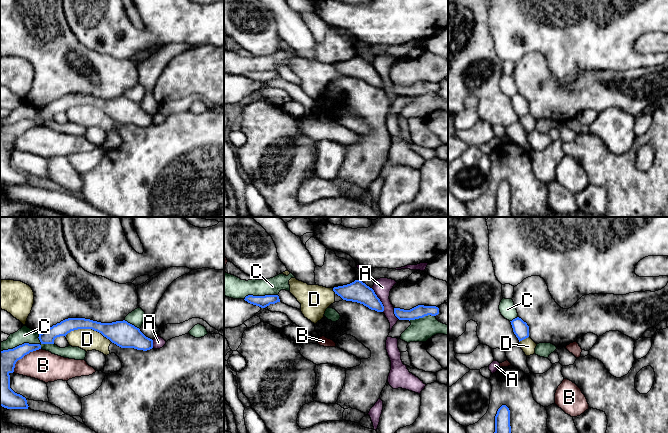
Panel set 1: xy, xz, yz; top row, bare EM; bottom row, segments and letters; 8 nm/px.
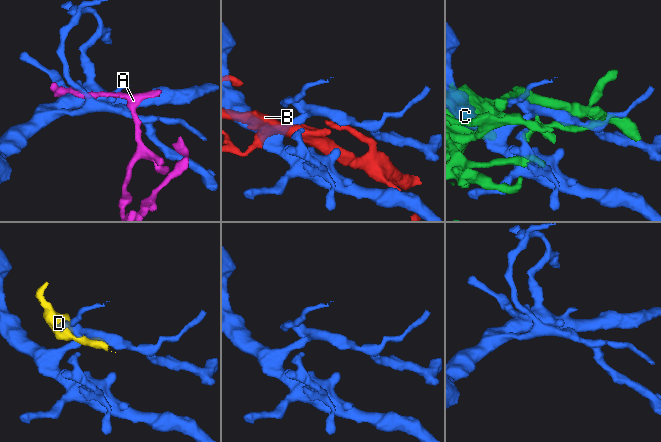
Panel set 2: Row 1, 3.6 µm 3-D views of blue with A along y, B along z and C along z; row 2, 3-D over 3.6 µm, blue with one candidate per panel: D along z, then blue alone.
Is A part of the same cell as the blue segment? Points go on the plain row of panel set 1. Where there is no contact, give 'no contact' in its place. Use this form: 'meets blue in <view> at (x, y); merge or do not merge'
meets blue in xz at (379, 76); do not merge

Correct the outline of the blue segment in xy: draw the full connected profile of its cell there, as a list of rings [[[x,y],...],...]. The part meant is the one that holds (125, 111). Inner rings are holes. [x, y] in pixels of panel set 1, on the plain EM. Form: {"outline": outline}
{"outline": [[[68,94],[40,109],[38,114],[41,120],[54,120],[57,113],[66,113],[68,109],[78,105],[97,107],[121,124],[134,124],[143,127],[153,124],[153,116],[125,96],[101,99],[85,94]]]}

